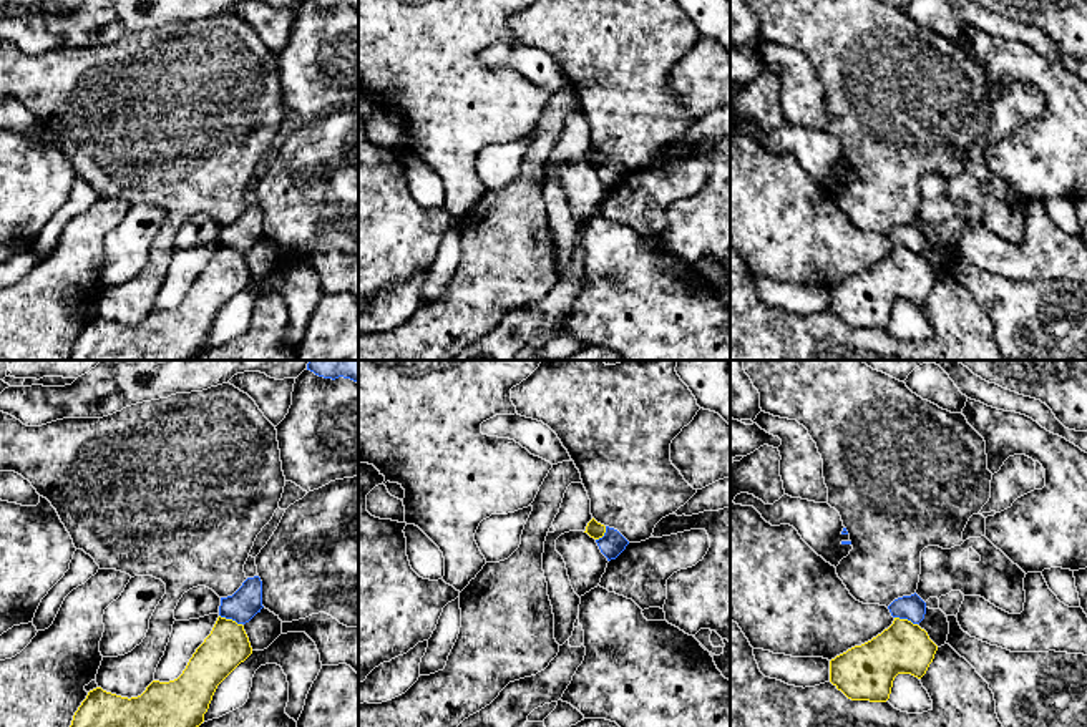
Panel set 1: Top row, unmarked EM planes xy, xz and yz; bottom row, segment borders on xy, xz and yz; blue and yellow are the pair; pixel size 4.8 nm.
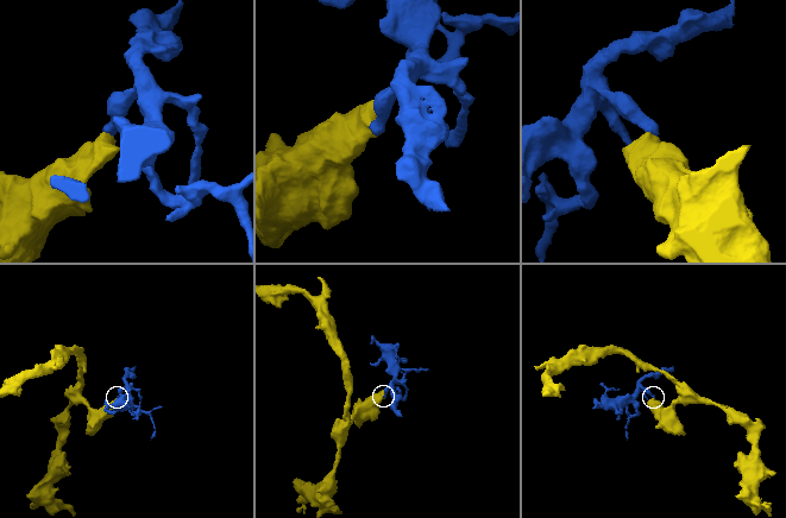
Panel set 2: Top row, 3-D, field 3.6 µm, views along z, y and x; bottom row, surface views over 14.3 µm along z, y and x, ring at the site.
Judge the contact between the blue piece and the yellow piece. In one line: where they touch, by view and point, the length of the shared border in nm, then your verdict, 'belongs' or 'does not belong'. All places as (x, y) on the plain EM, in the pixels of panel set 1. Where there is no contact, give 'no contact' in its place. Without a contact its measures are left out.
meets blue in xy at (231, 246); contact 120 nm long; does not belong

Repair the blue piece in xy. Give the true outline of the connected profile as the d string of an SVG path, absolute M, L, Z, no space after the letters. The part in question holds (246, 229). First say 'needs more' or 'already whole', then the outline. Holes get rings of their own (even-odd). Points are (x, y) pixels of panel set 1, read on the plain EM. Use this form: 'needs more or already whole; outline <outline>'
already whole; outline M254 204L247 206L232 224L221 226L219 244L246 252L262 236L262 209L259 204Z

